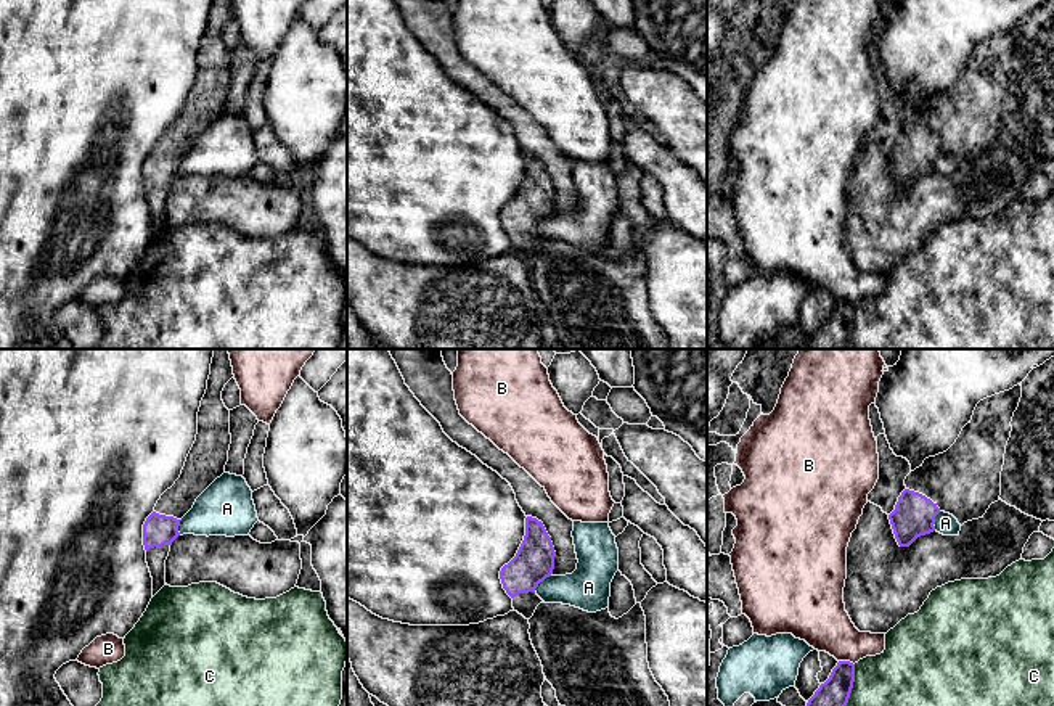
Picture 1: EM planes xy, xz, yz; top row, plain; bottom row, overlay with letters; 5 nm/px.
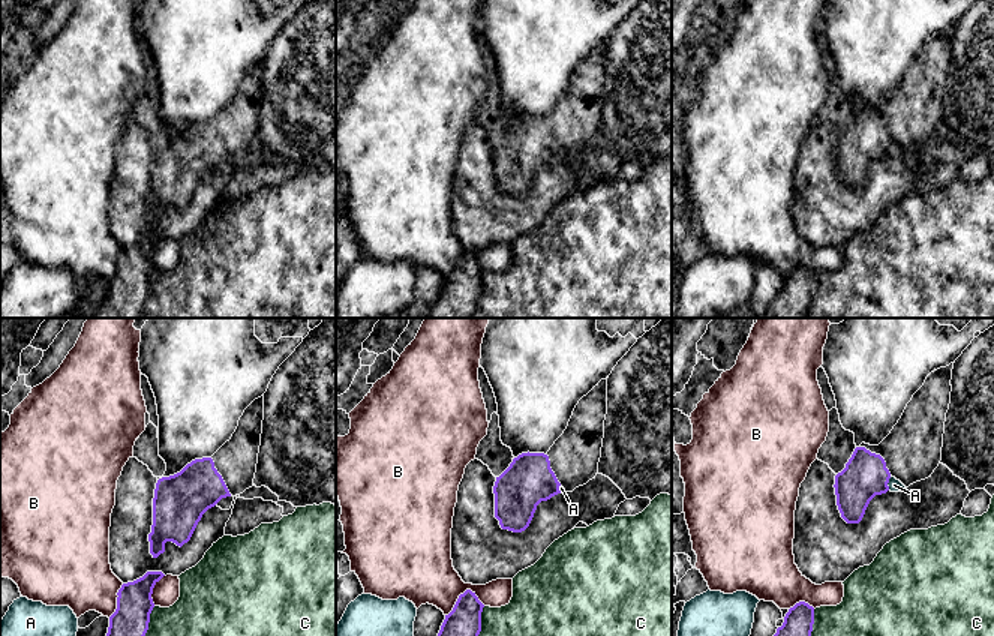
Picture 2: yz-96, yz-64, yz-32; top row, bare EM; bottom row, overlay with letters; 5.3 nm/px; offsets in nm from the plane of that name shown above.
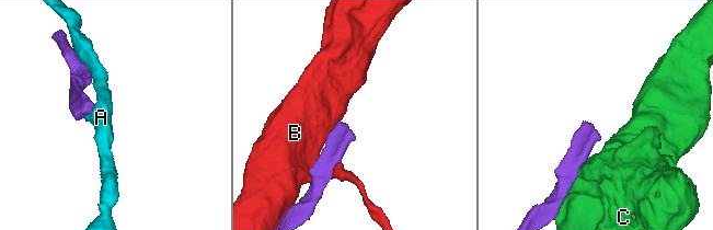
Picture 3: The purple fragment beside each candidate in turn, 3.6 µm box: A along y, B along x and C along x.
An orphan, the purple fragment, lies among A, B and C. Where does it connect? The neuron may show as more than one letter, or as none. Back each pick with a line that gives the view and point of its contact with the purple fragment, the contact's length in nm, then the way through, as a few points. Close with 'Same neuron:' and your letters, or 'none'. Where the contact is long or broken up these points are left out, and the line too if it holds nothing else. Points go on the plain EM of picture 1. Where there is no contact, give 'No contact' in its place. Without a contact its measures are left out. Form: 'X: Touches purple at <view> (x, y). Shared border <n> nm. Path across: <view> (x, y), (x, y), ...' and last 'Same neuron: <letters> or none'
Same neuron: none

